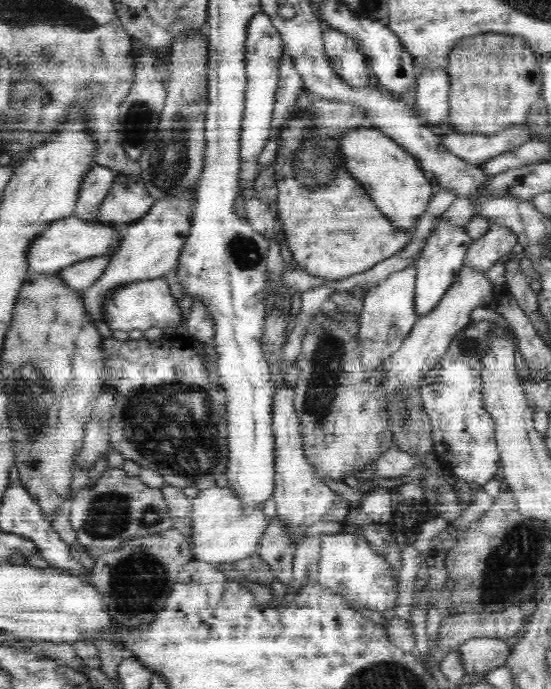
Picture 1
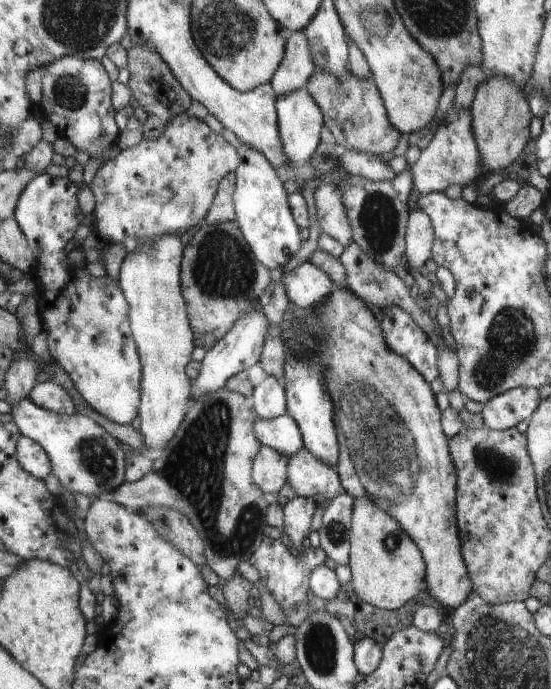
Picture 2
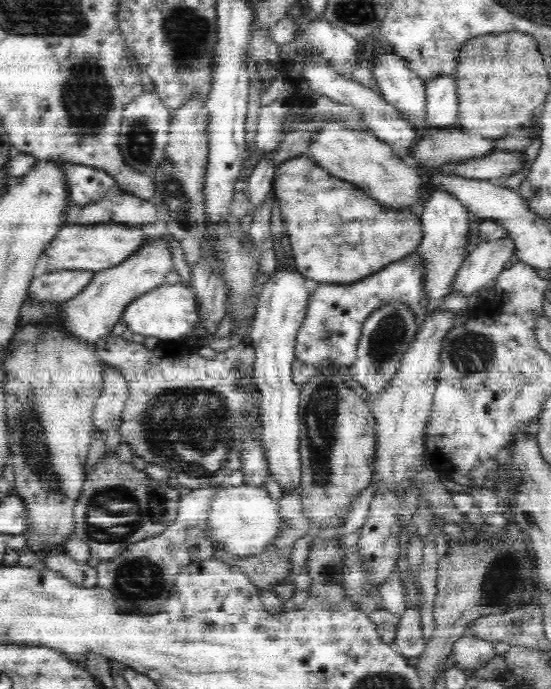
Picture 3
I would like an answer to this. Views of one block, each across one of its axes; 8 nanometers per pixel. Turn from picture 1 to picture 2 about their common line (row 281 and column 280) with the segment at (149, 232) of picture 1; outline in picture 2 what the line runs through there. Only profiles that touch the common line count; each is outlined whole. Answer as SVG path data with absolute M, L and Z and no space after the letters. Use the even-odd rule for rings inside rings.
M306 88L288 92L278 98L279 130L282 134L284 149L291 158L292 166L309 164L309 160L321 141L324 116L319 104Z

